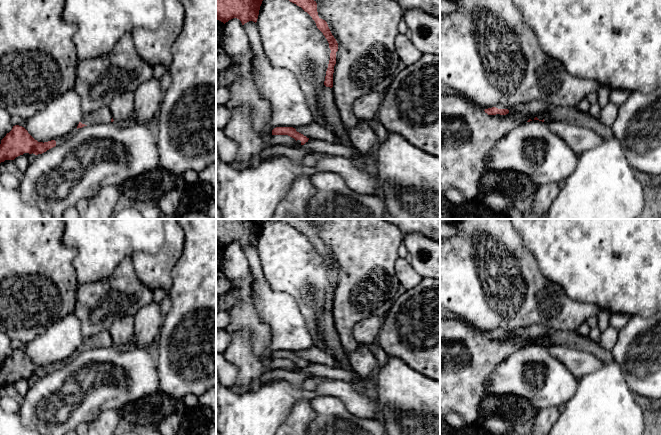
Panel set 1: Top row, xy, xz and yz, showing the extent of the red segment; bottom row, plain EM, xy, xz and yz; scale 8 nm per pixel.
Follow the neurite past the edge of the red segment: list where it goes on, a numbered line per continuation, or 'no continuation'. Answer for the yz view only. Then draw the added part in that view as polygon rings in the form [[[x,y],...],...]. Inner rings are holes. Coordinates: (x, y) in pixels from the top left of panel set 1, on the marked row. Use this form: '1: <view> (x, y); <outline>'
1: yz (572, 115); [[[553,106],[548,113],[540,114],[537,118],[543,120],[546,124],[559,121],[573,126],[586,127],[603,140],[610,139],[613,136],[611,127],[604,125],[599,118],[592,117],[588,112],[580,111],[577,106]]]

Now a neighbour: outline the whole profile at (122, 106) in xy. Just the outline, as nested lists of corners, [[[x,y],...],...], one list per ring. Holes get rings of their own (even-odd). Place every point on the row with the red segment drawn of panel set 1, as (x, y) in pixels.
[[[127,91],[117,94],[108,105],[115,122],[132,119],[134,116],[134,92]]]

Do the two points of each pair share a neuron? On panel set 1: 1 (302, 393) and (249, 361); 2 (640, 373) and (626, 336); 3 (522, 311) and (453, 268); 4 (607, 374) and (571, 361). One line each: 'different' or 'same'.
1: different
2: same
3: same
4: different

